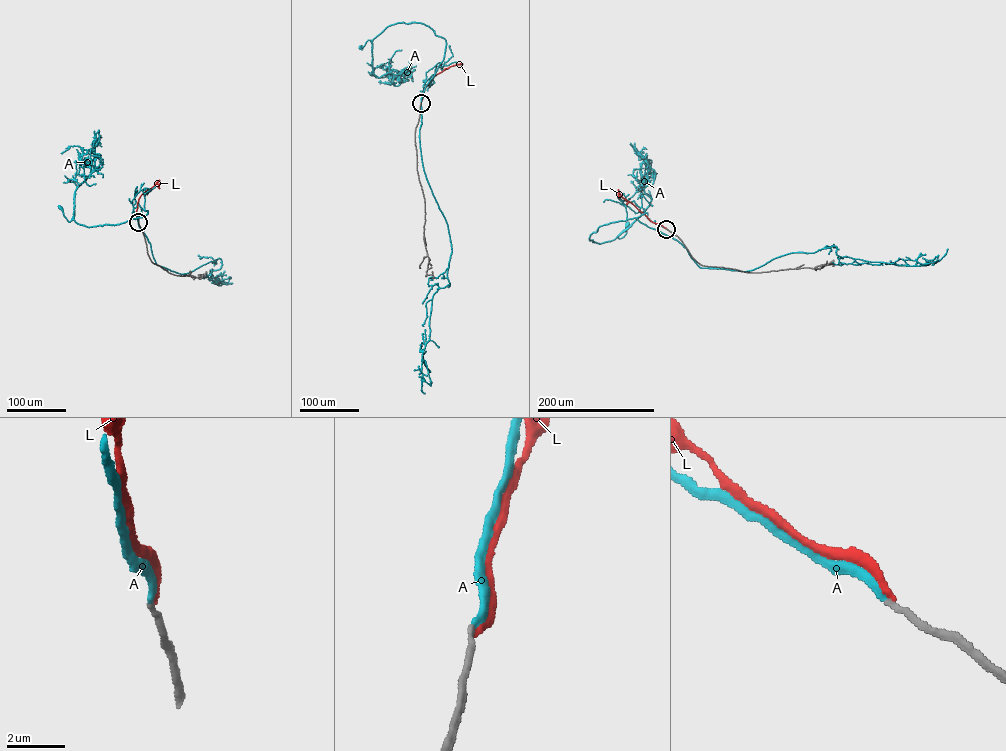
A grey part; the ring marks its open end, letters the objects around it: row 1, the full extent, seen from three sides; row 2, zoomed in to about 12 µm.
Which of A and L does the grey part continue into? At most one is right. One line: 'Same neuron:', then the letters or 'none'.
Same neuron: A

